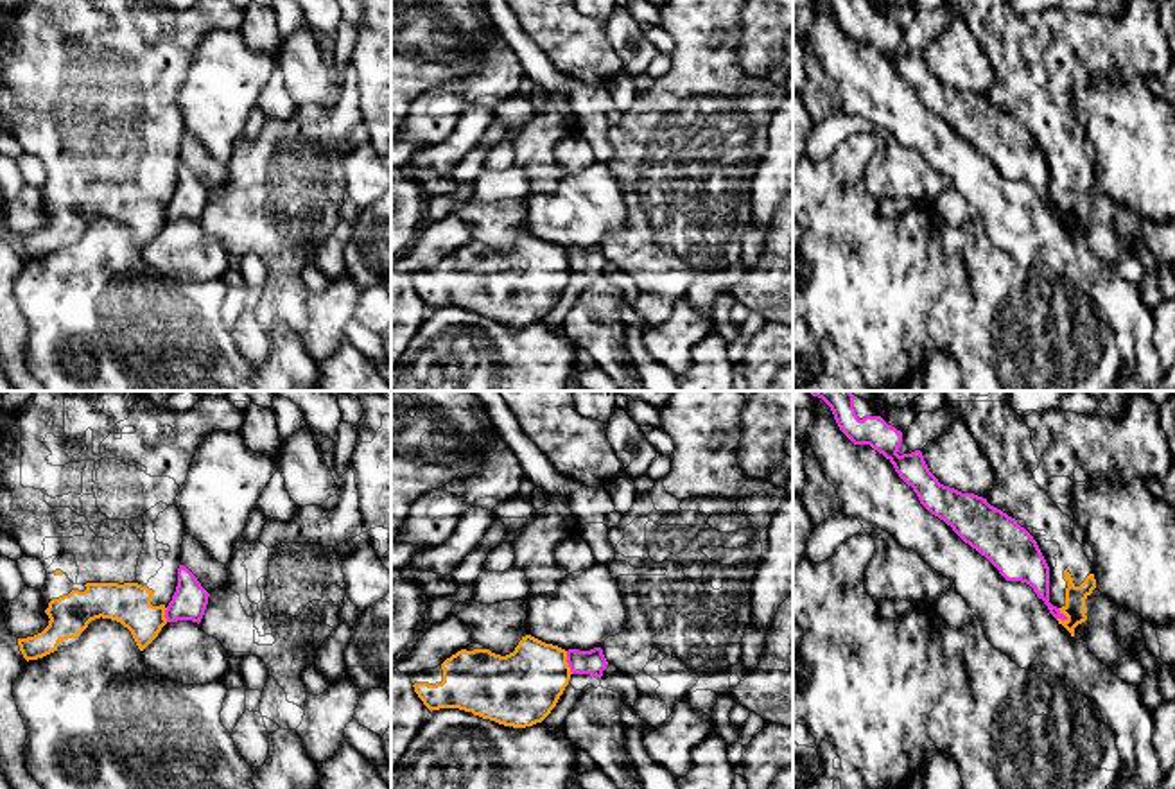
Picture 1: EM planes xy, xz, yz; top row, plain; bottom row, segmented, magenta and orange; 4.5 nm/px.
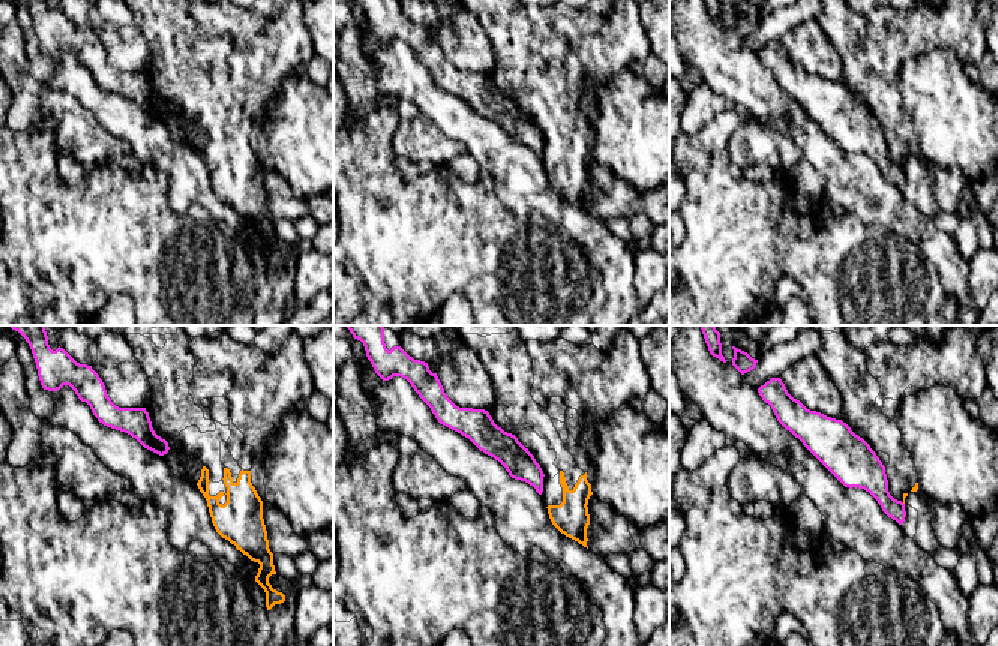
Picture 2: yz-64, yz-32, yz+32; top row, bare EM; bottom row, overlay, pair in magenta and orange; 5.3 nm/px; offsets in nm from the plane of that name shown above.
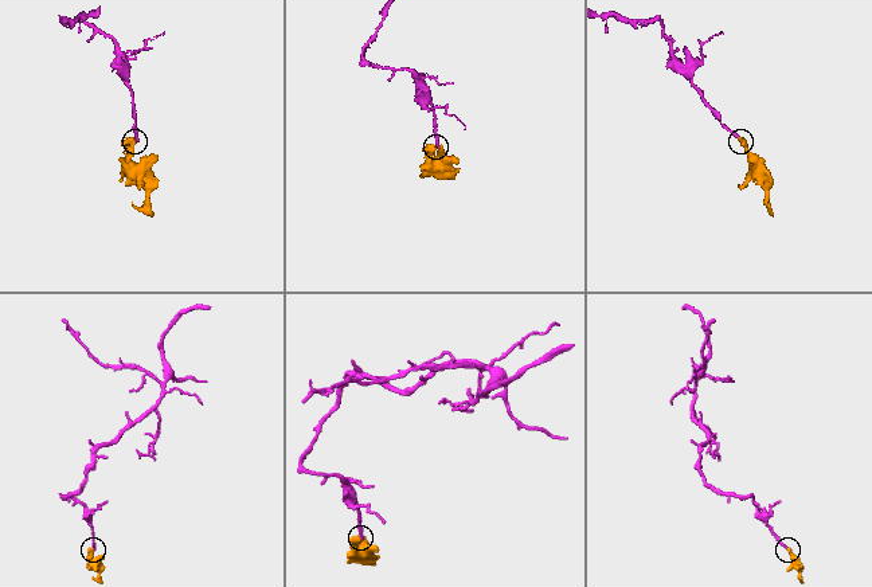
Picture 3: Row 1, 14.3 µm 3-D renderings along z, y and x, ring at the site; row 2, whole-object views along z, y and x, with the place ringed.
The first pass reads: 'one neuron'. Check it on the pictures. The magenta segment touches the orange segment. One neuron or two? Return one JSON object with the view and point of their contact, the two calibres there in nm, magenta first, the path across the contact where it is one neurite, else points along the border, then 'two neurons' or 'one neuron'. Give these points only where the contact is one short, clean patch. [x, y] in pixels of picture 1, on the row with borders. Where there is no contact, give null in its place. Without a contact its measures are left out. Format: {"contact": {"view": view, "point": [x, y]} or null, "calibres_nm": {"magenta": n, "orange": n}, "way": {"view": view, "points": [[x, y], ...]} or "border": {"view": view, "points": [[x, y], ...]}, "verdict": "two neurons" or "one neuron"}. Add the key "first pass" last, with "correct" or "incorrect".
{"contact": {"view": "yz", "point": [1064, 615]}, "calibres_nm": {"magenta": 140, "orange": 100}, "border": {"view": "yz", "points": [[1057, 608], [1066, 621]]}, "verdict": "two neurons", "first pass": "incorrect"}

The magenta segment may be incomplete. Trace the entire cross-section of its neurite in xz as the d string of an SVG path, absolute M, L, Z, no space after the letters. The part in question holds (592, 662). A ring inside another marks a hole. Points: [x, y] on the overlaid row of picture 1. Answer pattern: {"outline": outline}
{"outline": "M601 647L590 651L569 649L567 663L572 674L590 674L599 680L608 665Z"}

